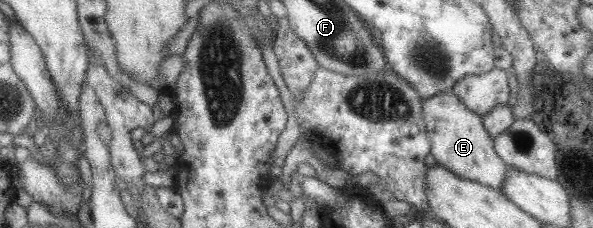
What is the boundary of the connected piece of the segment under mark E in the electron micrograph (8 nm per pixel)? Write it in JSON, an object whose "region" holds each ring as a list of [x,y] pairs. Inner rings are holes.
{"region":[[[452,90],[423,99],[422,105],[430,139],[430,154],[436,159],[436,163],[463,179],[479,181],[491,189],[501,191],[509,166],[494,151],[493,138],[485,129],[482,116],[463,105],[463,101]]]}

